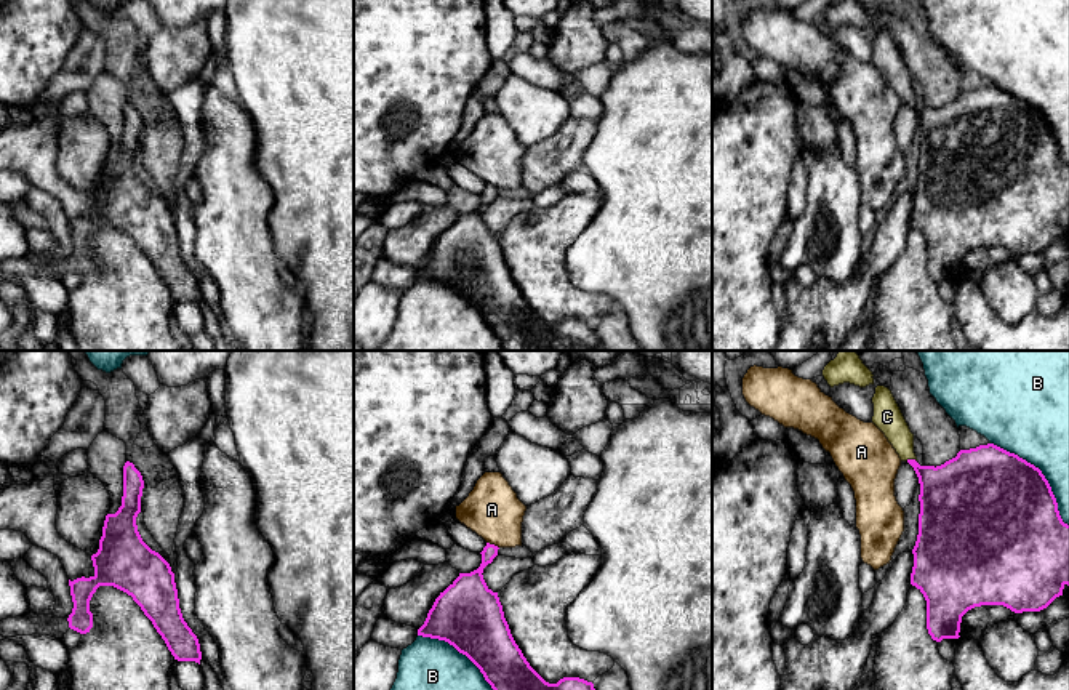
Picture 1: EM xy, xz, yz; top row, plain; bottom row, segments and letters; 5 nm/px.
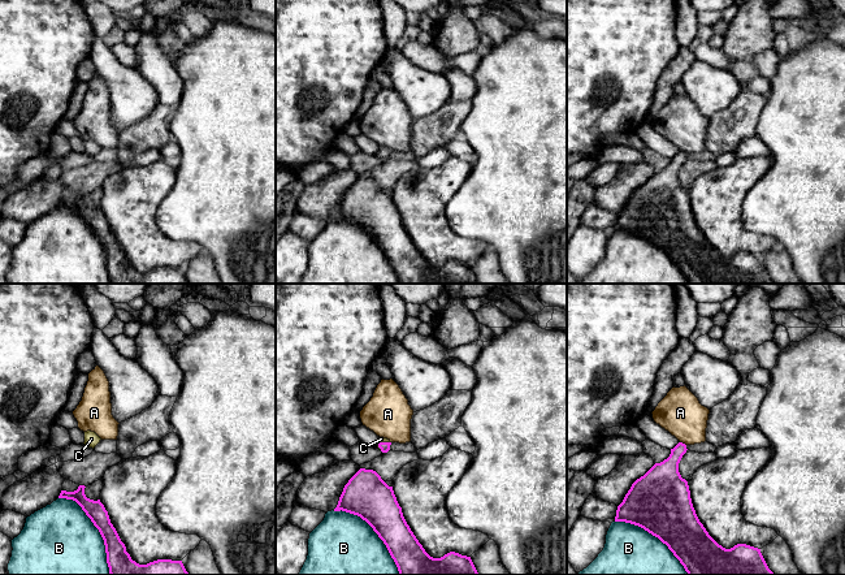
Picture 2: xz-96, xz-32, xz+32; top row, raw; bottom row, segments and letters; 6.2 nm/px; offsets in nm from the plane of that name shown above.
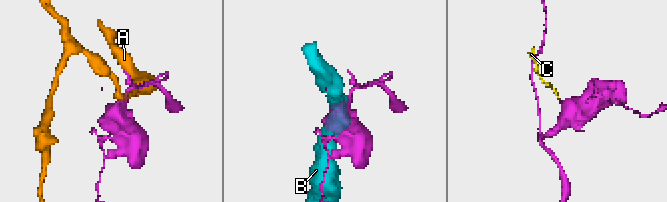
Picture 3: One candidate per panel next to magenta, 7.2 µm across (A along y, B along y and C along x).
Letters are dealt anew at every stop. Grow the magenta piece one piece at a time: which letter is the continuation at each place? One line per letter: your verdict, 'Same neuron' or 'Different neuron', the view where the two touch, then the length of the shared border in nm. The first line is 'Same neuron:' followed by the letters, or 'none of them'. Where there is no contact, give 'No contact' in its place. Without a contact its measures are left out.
Same neuron: C
A: Different neuron. Touches magenta in xz. Shared border 70 nm
B: Different neuron. Touches magenta in yz. Shared border 550 nm
C: Same neuron. Touches magenta in yz. Shared border 60 nm

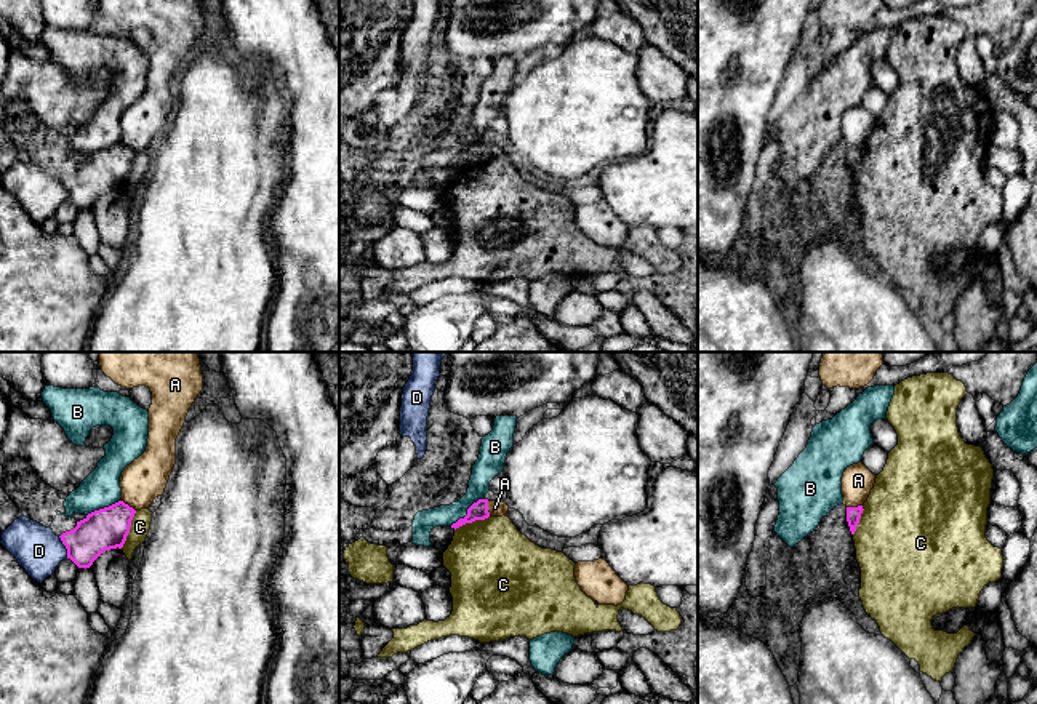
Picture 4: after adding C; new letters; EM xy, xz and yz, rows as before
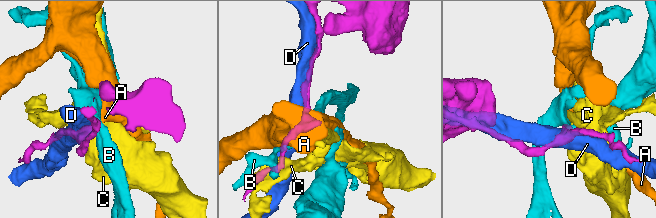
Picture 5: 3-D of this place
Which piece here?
Same neuron: none of them
A: Different neuron. Touches magenta in xz. Shared border 80 nm
B: Different neuron. Touches magenta in xz. Shared border 220 nm
C: Different neuron. Touches magenta in xy. Shared border 200 nm
D: Different neuron. Touches magenta in xy. Shared border 120 nm

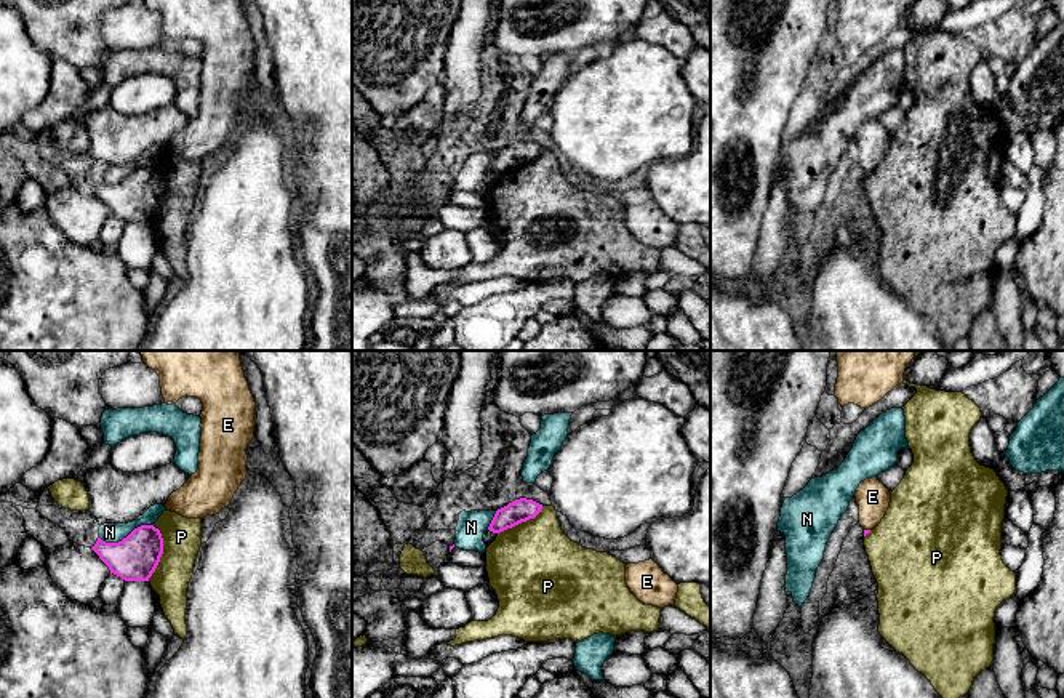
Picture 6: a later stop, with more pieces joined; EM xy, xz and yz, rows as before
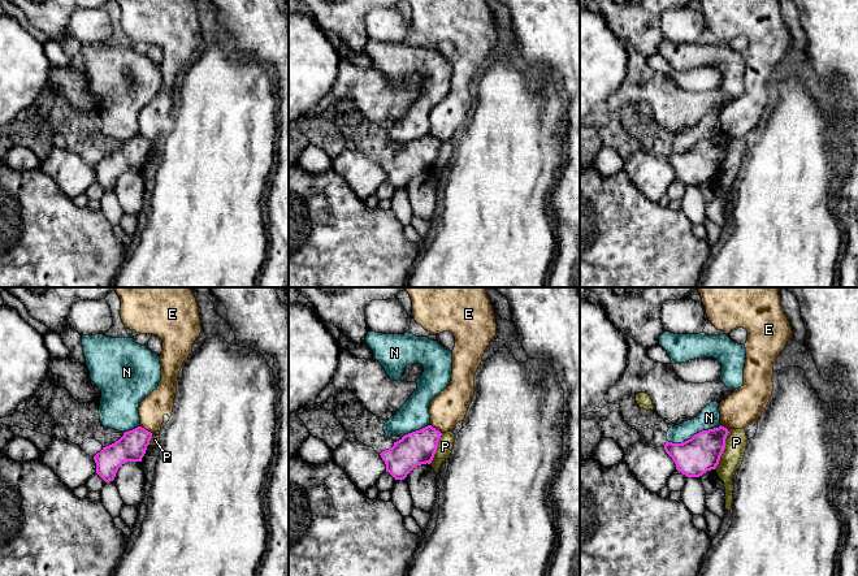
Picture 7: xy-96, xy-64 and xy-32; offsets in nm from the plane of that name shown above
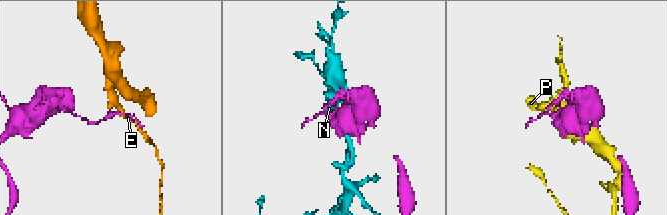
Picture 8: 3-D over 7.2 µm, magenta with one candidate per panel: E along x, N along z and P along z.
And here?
Same neuron: none of them
E: Different neuron. Touches magenta in yz. Shared border 30 nm
N: Different neuron. Touches magenta in xy. Shared border 280 nm
P: Different neuron. Touches magenta in xy. Shared border 280 nm

